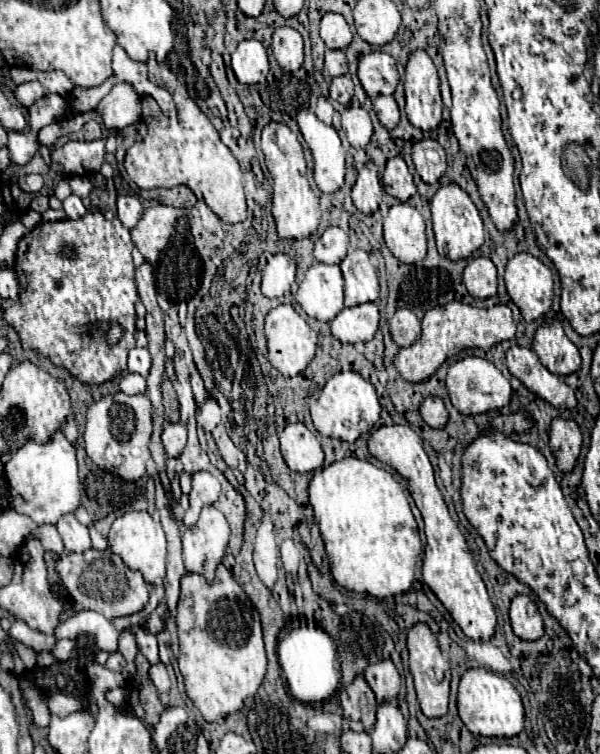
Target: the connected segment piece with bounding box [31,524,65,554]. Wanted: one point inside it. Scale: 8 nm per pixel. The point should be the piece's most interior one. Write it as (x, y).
(49, 537)

